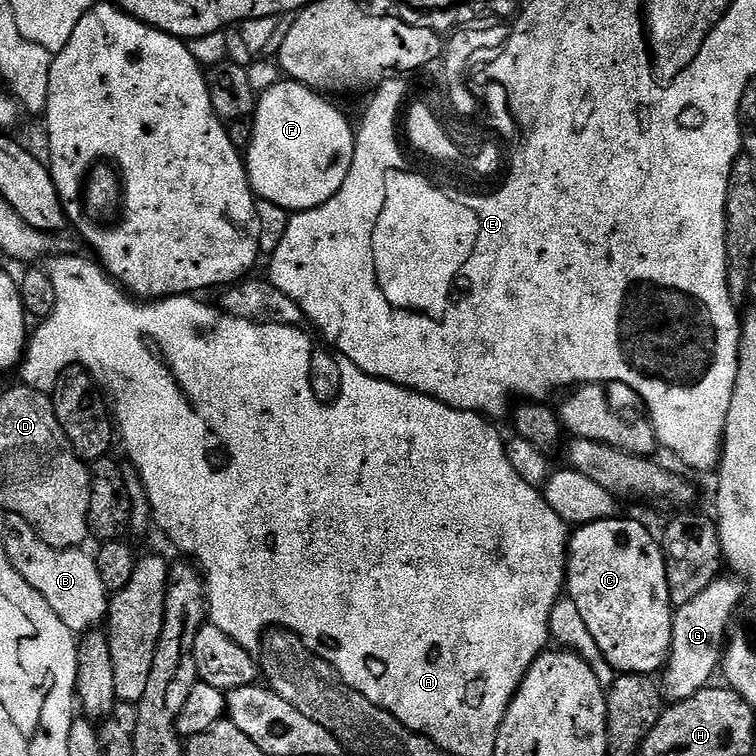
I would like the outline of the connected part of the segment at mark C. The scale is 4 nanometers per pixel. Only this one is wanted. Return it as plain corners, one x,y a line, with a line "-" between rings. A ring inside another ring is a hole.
615,516
579,525
568,541
565,568
567,597
574,602
585,619
590,634
607,662
617,673
653,675
667,663
673,638
674,605
668,592
665,560
659,539
640,522

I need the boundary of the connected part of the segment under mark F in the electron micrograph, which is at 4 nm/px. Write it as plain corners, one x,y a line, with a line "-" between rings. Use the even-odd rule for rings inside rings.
288,78
283,82
275,84
270,90
259,93
256,101
256,110
251,117
252,121
252,141
246,149
246,167
248,170
248,180
252,183
252,191
261,201
264,200
268,204
273,204
276,208
285,208
285,213
295,214
305,212
311,208
317,208
326,203
330,198
334,198
334,194
338,194
338,190
342,190
342,182
346,182
346,174
350,174
350,166
354,162
354,150
356,149
356,133
354,124
347,120
334,105
331,99
325,98
321,93
307,88
305,84
298,84
295,80

